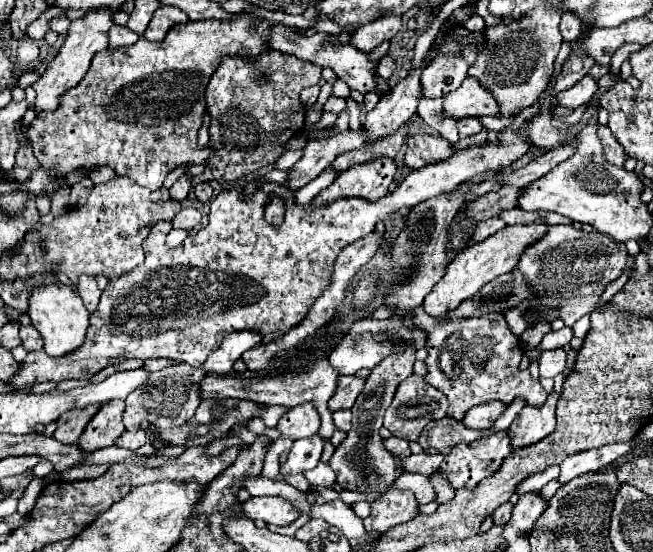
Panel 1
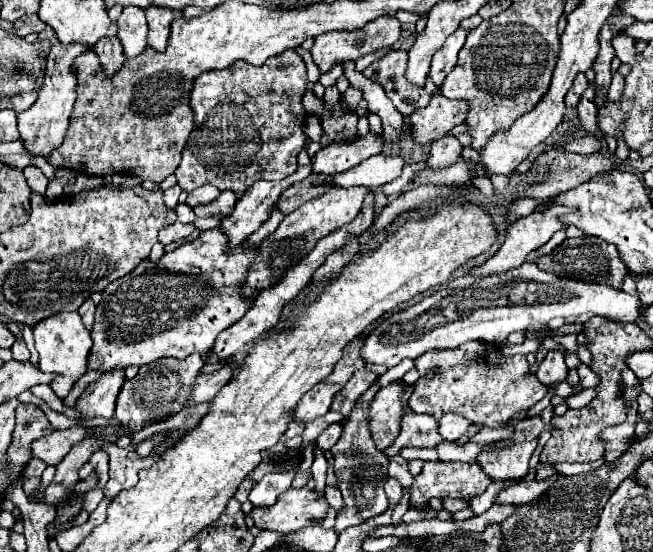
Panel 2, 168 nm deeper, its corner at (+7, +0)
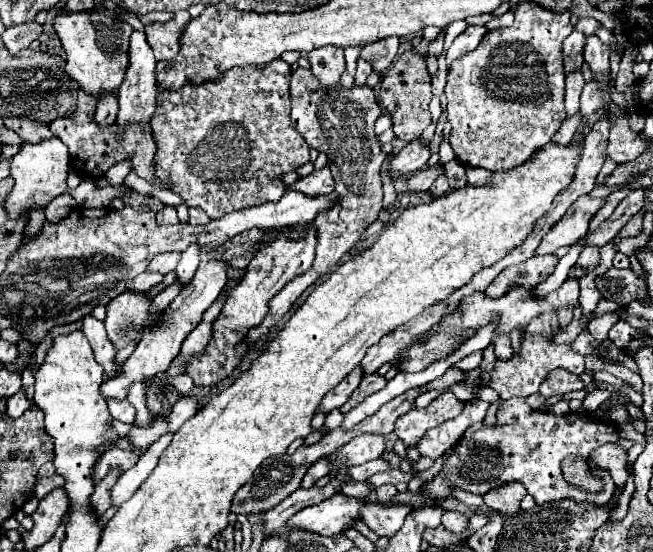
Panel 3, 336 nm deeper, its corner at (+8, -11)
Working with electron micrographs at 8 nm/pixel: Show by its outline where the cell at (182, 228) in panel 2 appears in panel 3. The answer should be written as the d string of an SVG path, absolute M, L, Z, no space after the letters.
M172 251L172 253L160 253L160 255L156 255L156 257L150 261L148 271L150 271L150 273L168 275L168 273L172 273L172 271L176 269L178 261L180 261L180 253L176 253L176 251Z

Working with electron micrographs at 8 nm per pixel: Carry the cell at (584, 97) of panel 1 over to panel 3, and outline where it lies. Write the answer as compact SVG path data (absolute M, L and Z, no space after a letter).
M578 69L566 75L566 111L568 111L568 117L576 115L580 109L580 93L582 93L584 83L586 81Z

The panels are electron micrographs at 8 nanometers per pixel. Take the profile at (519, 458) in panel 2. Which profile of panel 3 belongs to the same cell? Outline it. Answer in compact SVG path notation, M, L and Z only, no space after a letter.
M510 483L506 487L488 491L484 495L484 503L490 507L490 511L510 517L520 511L520 501L524 499L524 495L526 495L526 489L522 487L522 483Z

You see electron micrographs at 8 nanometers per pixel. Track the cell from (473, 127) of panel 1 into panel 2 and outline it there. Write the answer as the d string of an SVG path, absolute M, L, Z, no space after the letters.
M443 134L441 138L437 138L431 144L431 154L429 154L427 164L435 170L451 166L457 160L457 156L461 154L461 150L463 150L463 144L457 140L455 134Z

